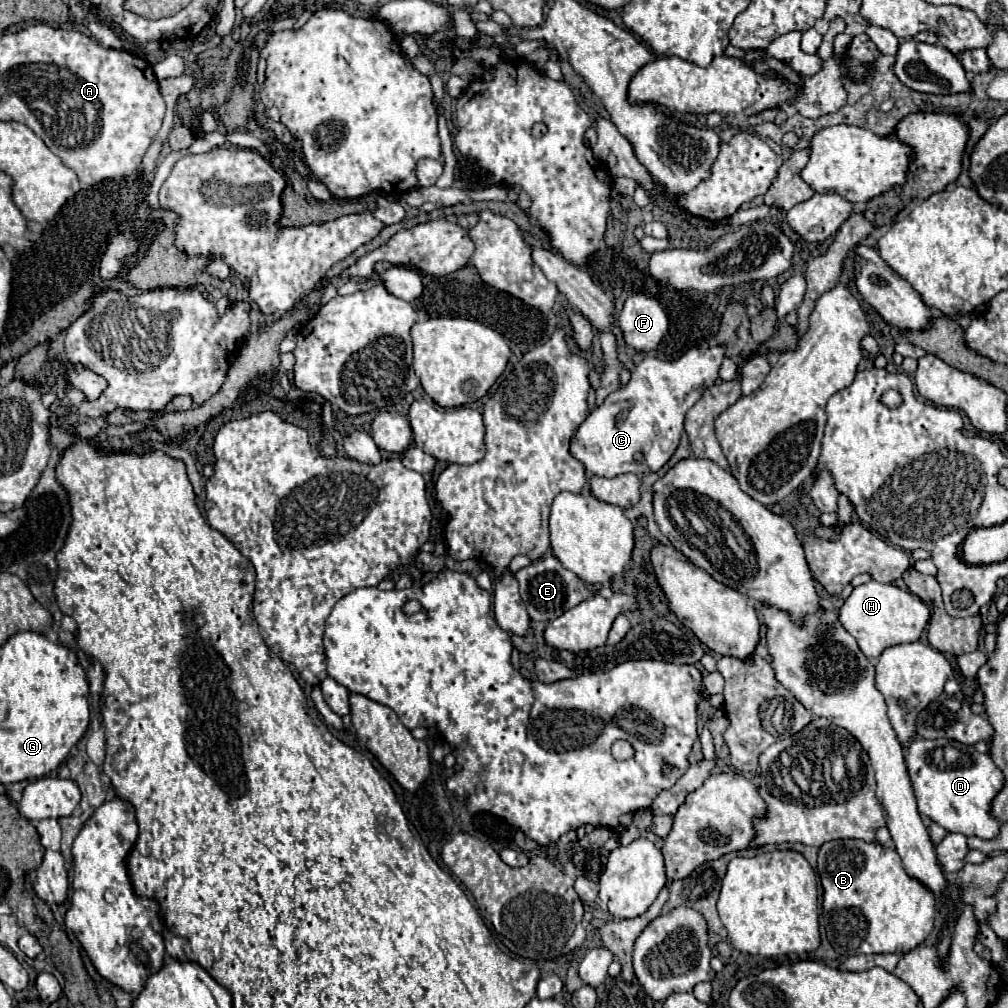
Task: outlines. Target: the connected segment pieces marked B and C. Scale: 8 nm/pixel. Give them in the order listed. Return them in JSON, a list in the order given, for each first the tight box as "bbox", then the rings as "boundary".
[{"bbox":[817,839,935,957],"boundary":[[[839,839],[823,843],[817,857],[817,873],[823,885],[823,921],[827,939],[839,955],[851,957],[861,953],[895,953],[911,951],[935,927],[935,895],[915,877],[909,877],[899,853],[877,841]]]},{"bbox":[571,345,725,477],"boundary":[[[715,345],[715,347],[705,347],[705,349],[691,347],[675,361],[661,361],[657,357],[645,357],[631,373],[629,383],[613,391],[603,401],[603,405],[595,407],[585,417],[575,437],[571,439],[571,455],[583,463],[585,471],[591,471],[593,475],[599,475],[599,477],[617,477],[621,473],[645,475],[645,473],[659,471],[669,461],[671,453],[679,445],[687,409],[695,405],[703,387],[711,387],[715,379],[719,377],[719,367],[721,367],[723,357],[725,357],[725,345]]]}]

